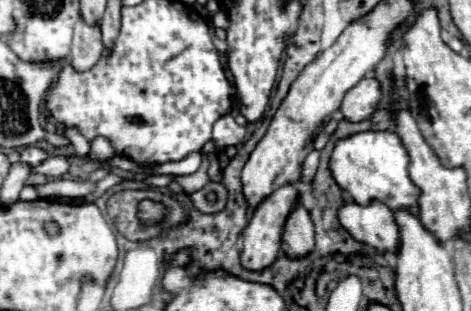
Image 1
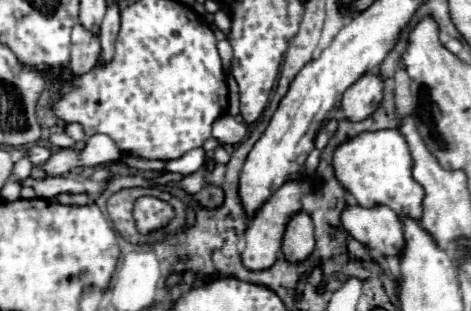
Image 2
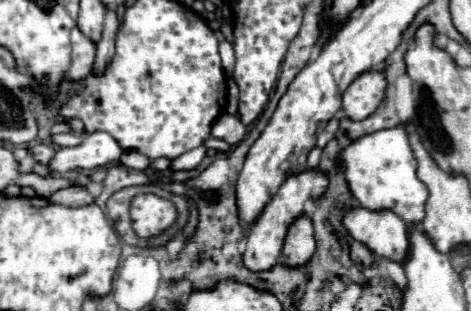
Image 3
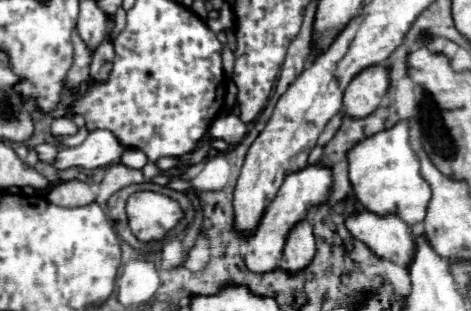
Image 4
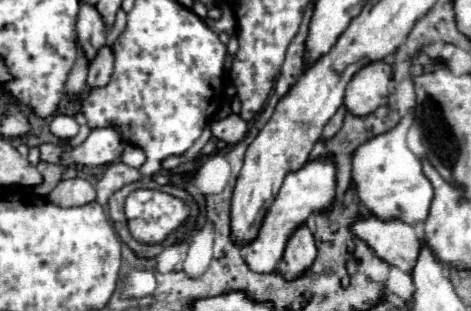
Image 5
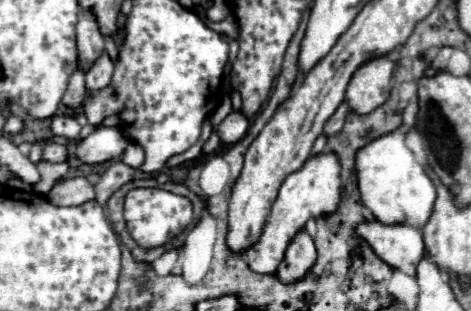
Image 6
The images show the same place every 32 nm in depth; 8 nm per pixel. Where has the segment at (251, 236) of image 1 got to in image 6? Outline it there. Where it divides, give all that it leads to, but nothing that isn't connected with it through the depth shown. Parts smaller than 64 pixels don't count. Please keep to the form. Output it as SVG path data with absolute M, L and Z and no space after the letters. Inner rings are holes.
M322 152L318 156L310 156L298 172L286 176L258 242L246 250L246 264L250 266L250 270L260 274L274 274L296 232L302 230L310 218L332 214L338 208L338 204L340 204L340 164L336 154Z

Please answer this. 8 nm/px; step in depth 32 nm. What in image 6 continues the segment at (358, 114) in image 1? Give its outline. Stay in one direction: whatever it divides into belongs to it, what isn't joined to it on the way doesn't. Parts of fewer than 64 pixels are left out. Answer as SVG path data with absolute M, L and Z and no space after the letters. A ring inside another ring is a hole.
M386 56L374 58L360 66L348 88L346 88L346 104L356 114L370 114L378 106L382 106L392 90L394 62Z

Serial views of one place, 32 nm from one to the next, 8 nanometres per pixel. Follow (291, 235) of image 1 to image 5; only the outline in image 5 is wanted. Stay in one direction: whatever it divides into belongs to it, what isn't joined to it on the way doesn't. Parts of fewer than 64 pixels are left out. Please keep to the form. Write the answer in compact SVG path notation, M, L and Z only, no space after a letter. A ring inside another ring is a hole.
M306 224L298 226L294 234L290 236L286 250L284 250L284 266L278 266L278 272L292 280L300 276L316 258L316 246L314 236Z

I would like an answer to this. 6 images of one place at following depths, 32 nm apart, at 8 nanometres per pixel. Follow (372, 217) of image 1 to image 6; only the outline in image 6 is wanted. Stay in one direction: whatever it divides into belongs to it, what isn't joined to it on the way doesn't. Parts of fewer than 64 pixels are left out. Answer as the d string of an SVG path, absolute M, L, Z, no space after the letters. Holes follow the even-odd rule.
M370 220L358 224L356 234L366 240L388 266L398 268L408 276L416 274L416 264L424 254L424 240L416 228Z

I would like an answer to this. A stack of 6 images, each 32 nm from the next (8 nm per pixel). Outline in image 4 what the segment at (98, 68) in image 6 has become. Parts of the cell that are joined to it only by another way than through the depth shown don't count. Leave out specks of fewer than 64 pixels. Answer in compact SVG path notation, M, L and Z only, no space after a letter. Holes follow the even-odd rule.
M106 34L104 42L94 52L94 60L92 60L92 66L90 66L90 80L104 82L108 72L110 72L112 58L114 58L114 44L112 44L110 34Z

